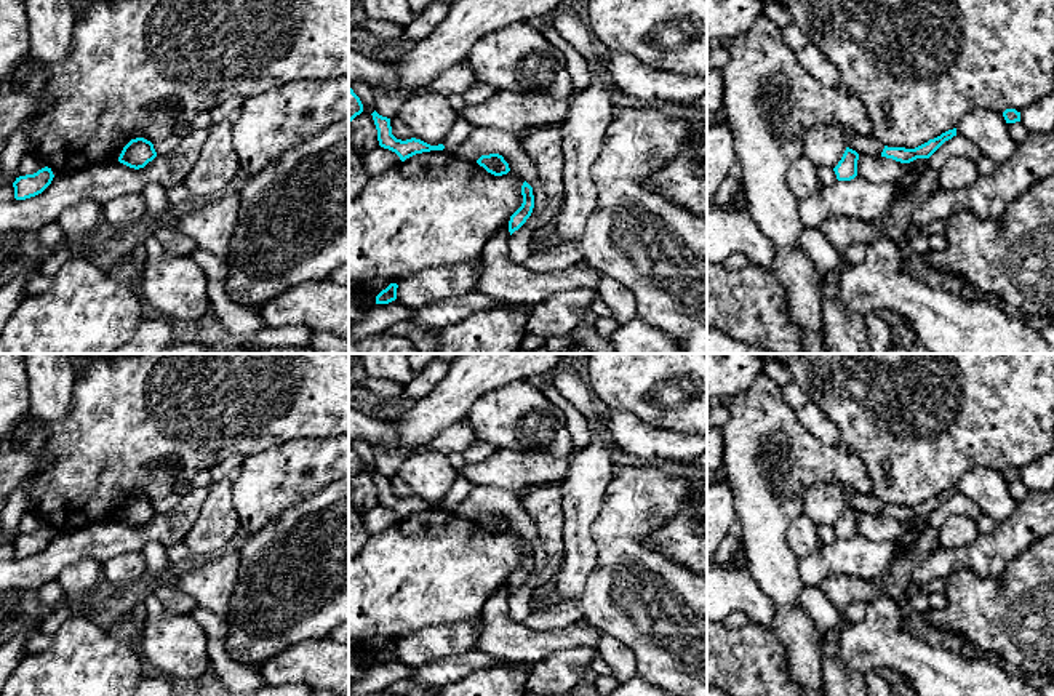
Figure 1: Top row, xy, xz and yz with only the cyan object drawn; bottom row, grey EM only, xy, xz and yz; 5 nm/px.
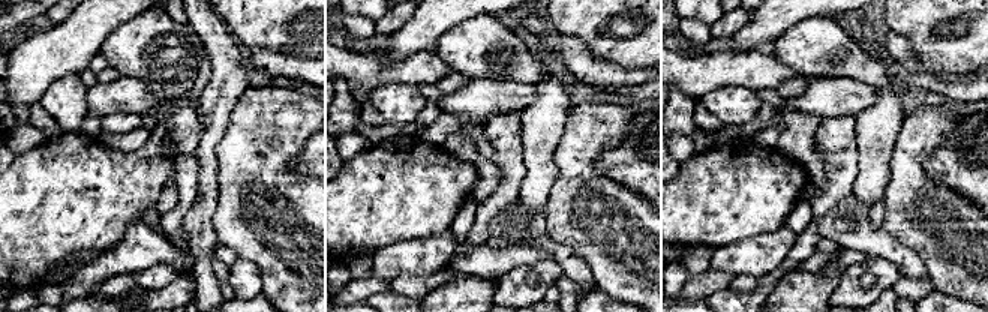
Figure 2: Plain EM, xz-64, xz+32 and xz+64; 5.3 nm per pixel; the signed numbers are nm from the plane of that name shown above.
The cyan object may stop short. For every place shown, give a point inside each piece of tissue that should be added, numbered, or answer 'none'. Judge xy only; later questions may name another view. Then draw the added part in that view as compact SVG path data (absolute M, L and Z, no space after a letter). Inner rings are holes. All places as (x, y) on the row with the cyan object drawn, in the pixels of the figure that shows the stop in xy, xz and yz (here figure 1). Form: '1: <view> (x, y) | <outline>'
none

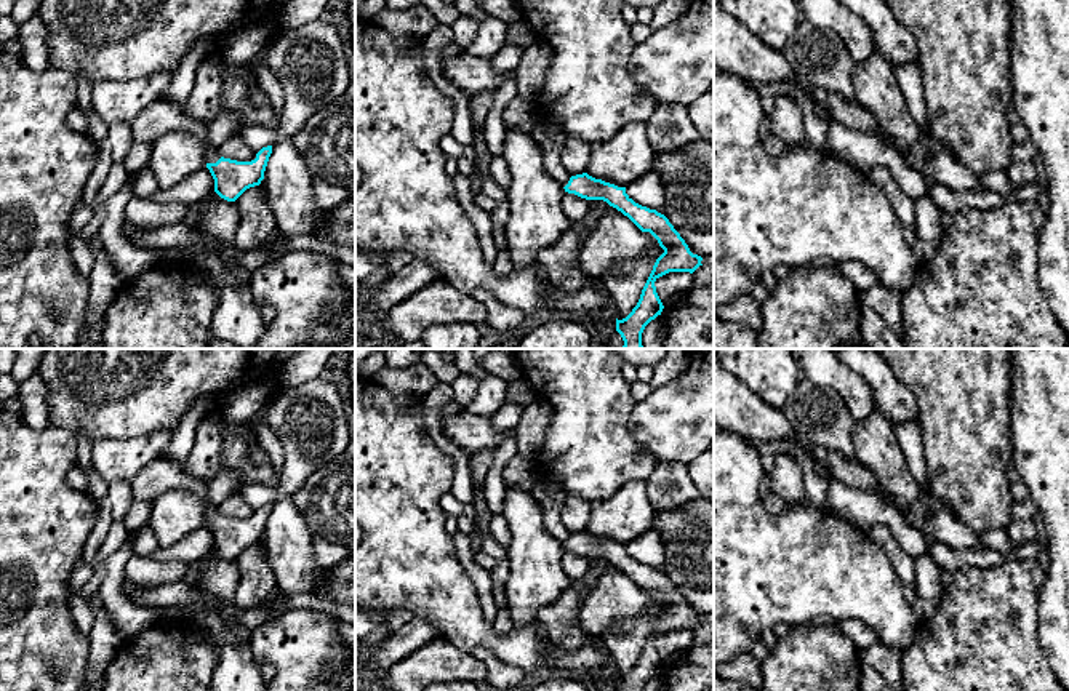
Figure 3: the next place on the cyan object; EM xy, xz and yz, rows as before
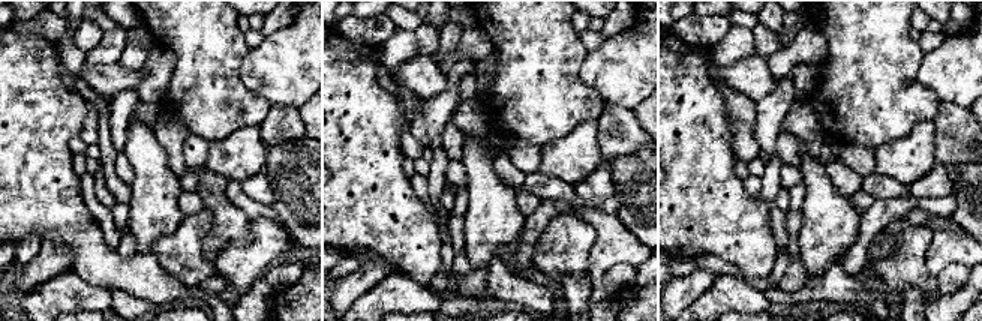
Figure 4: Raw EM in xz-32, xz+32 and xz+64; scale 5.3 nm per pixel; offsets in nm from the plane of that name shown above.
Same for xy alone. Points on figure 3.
1: xy (157, 119) | M160 99L149 104L130 125L134 142L154 144L170 131L187 131L203 146L206 163L216 163L221 155L210 146L206 122L192 118L184 104Z

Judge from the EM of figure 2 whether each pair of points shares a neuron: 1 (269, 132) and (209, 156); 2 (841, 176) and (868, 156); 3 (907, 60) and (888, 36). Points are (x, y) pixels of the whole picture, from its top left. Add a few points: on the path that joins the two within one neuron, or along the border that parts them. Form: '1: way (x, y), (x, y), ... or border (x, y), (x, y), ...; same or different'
1: border (230, 120), (216, 147), (218, 188); different
2: border (855, 129), (858, 176), (852, 194); different
3: way (904, 54), (894, 42); same

